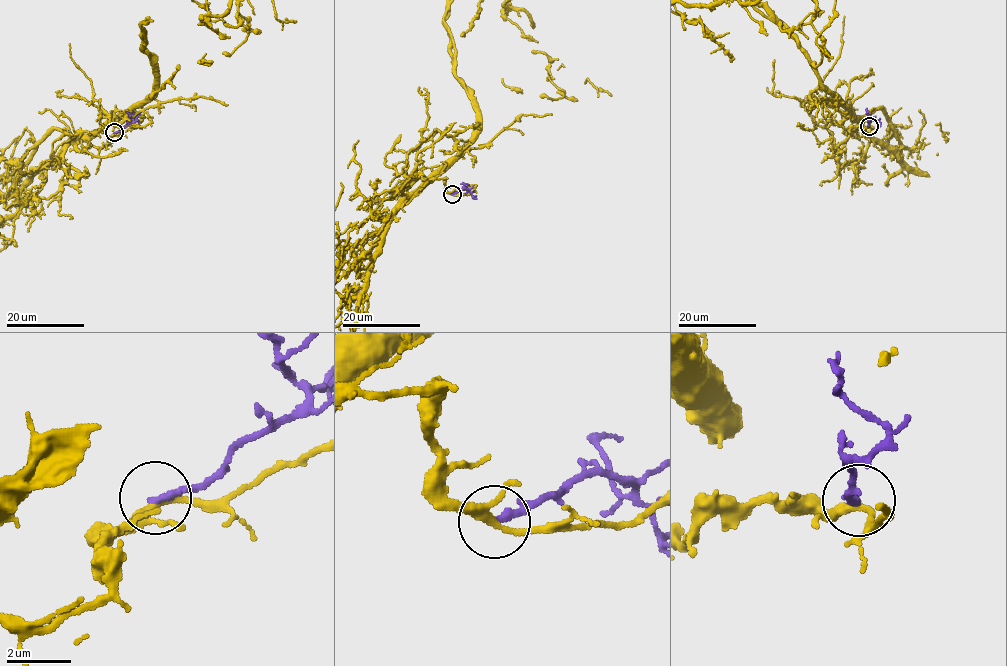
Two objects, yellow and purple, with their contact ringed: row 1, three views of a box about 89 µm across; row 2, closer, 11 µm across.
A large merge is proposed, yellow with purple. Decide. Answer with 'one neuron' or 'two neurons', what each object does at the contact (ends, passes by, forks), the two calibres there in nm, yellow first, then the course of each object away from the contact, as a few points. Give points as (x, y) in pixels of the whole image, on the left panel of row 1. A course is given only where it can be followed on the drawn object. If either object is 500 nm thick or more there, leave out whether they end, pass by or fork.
two neurons; yellow forks there; purple ends there; 200 nm thick on the yellow side, 240 nm on the other; purple runs (114, 132), (129, 124), (134, 112)

